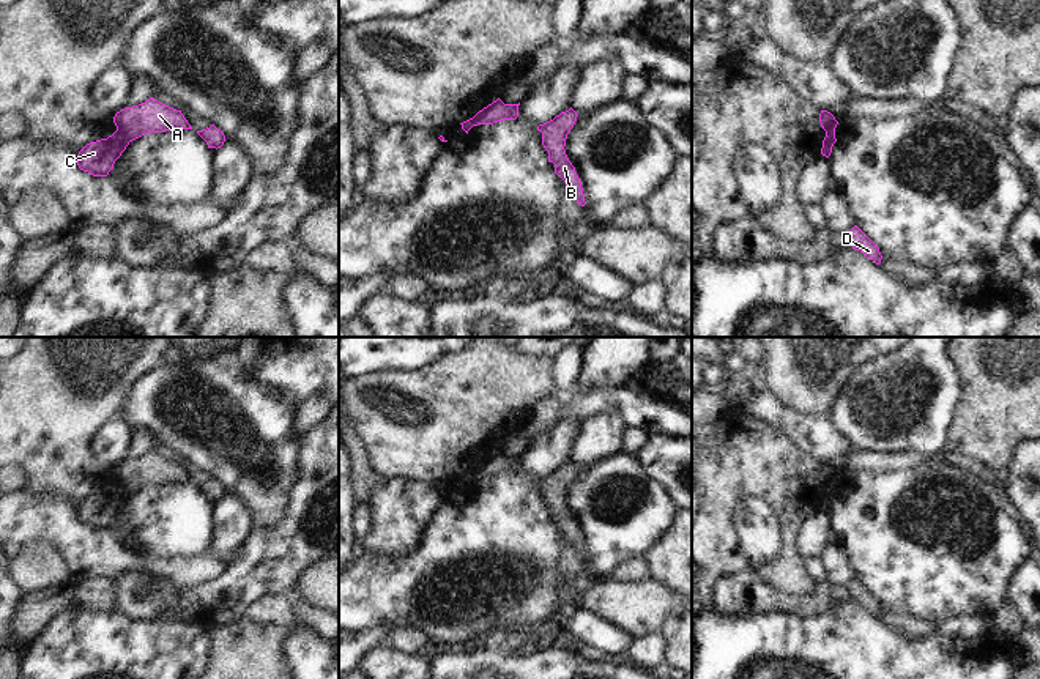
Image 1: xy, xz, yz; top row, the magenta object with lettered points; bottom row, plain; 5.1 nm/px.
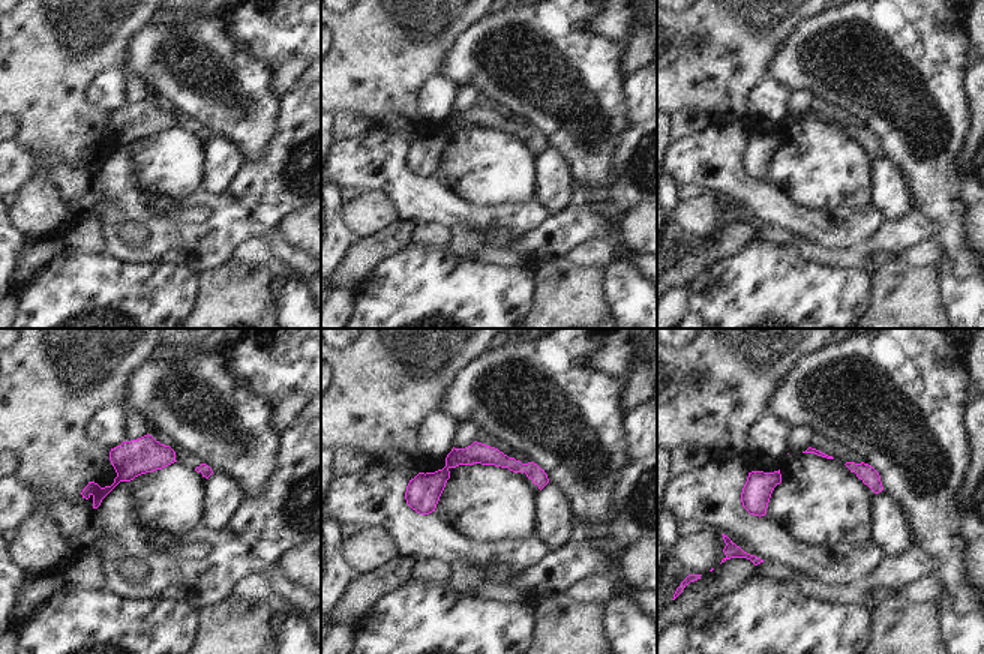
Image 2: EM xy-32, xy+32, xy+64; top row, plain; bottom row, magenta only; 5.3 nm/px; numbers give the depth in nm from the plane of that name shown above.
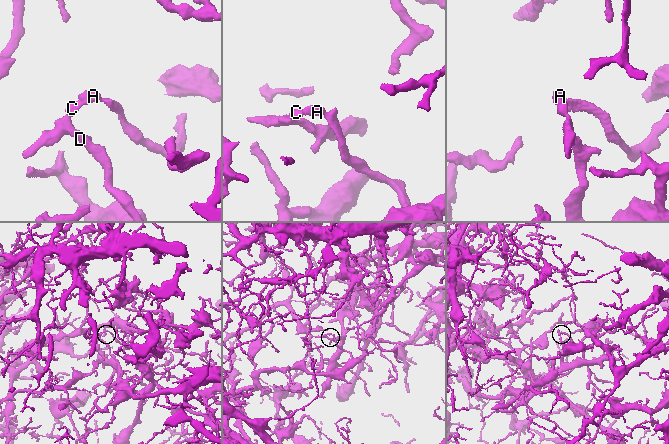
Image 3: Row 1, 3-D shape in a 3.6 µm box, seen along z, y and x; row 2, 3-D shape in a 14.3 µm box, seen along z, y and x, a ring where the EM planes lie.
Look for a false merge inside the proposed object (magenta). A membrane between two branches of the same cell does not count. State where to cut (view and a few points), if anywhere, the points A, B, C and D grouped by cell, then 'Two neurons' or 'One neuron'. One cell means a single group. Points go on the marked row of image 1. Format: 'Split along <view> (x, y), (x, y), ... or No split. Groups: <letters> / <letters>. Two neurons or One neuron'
Split along xy (117, 129), (130, 140). Groups: A B / C D. Two neurons.

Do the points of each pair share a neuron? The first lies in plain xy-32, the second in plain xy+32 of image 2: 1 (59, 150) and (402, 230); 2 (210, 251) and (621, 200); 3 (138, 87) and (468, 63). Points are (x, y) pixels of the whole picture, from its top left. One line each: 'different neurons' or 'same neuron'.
1: different neurons
2: same neuron
3: different neurons

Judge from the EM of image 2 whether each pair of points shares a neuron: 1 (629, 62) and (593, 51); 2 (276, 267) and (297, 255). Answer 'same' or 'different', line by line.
1: different
2: different

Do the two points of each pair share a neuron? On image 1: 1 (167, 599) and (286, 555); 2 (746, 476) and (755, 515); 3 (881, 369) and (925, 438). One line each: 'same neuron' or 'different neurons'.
1: same neuron
2: different neurons
3: same neuron

